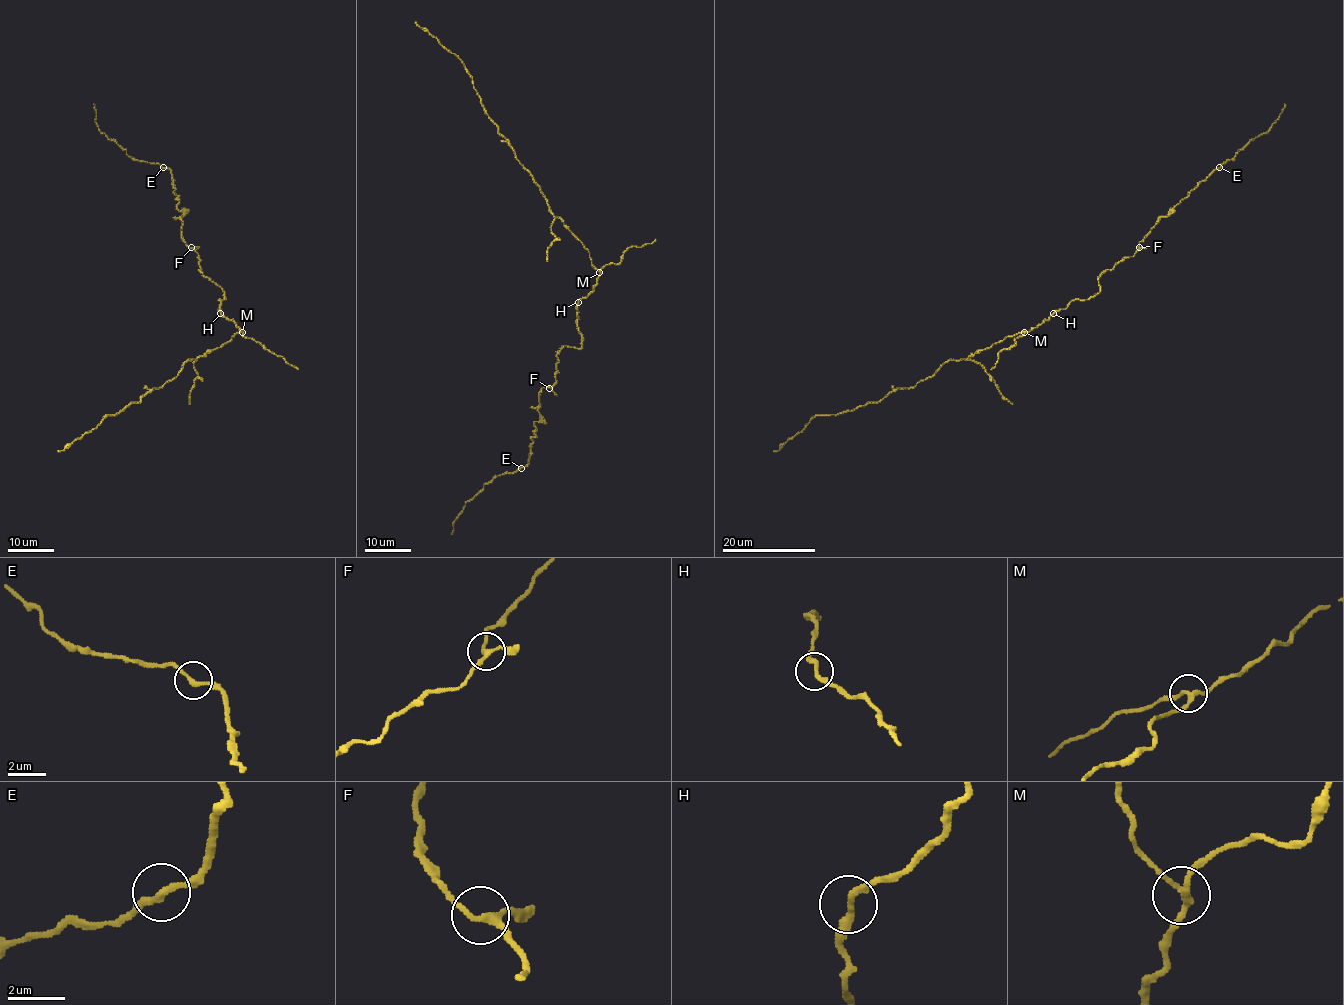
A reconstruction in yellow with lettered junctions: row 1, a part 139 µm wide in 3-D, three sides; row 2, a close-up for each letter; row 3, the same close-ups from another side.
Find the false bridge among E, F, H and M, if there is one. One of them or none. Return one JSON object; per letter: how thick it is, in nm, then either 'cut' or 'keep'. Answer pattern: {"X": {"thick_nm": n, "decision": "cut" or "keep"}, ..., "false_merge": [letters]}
{"E": {"thick_nm": 240, "decision": "keep"}, "F": {"thick_nm": 200, "decision": "keep"}, "H": {"thick_nm": 240, "decision": "keep"}, "M": {"thick_nm": 200, "decision": "cut"}, "false_merge": ["M"]}

